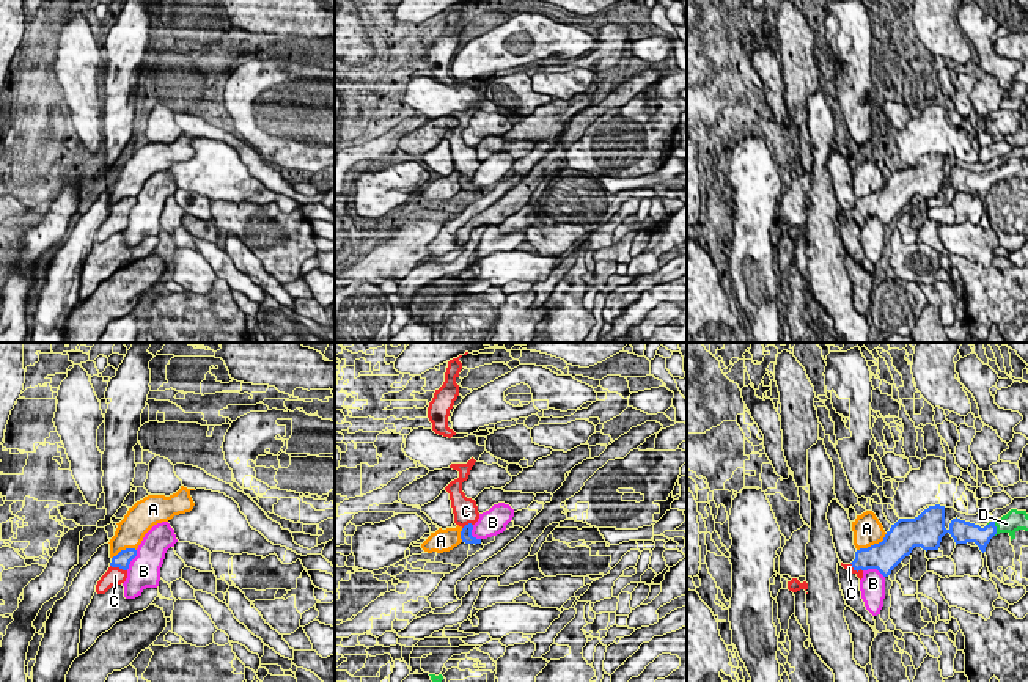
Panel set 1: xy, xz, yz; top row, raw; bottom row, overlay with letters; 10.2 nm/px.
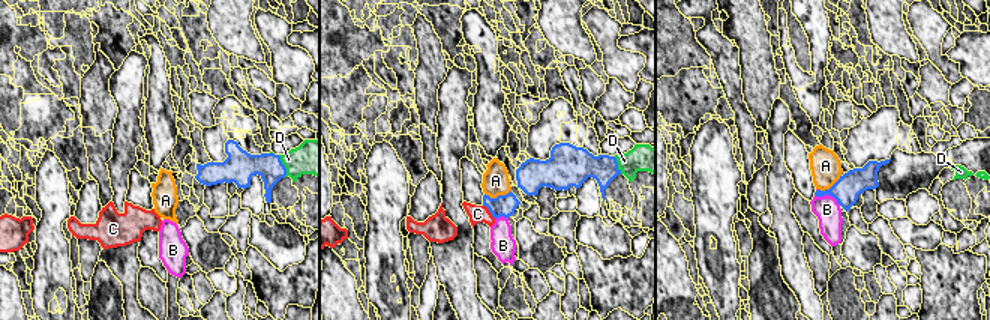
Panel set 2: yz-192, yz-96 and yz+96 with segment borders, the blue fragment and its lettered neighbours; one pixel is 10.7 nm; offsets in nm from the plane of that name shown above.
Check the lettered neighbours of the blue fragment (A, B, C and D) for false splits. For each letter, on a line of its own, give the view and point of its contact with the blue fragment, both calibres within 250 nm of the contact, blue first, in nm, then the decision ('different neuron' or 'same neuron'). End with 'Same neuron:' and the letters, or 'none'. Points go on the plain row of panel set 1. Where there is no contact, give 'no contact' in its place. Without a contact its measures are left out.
A: yz (874, 192) | 320/300 nm | different neuron
B: yz (874, 216) | 300/260 nm | different neuron
C: xy (118, 214) | 160/190 nm | same neuron
D: yz (995, 176) | 190/220 nm | same neuron
Same neuron: C, D

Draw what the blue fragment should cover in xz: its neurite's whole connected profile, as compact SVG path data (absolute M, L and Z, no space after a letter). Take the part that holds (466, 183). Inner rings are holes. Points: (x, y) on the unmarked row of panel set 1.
M472 105L467 112L451 112L450 116L459 119L459 126L451 129L445 138L450 141L451 156L454 162L454 171L462 176L461 187L465 192L481 192L481 187L472 184L473 173L479 167L476 149L467 146L462 140L462 130L468 127L470 118L475 113Z

